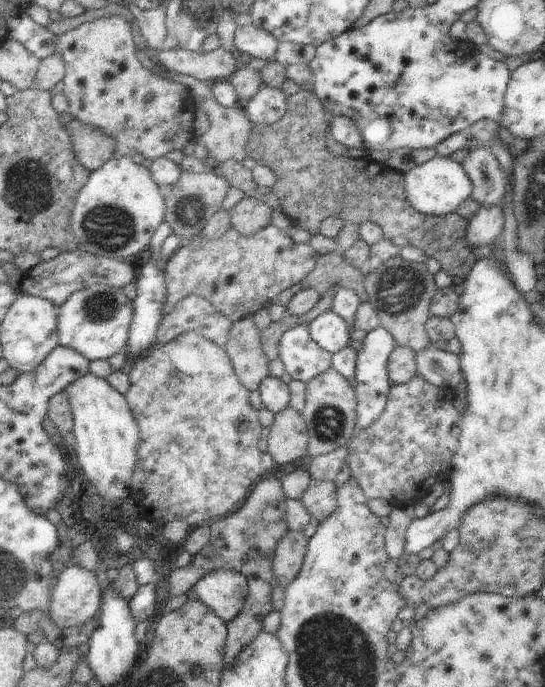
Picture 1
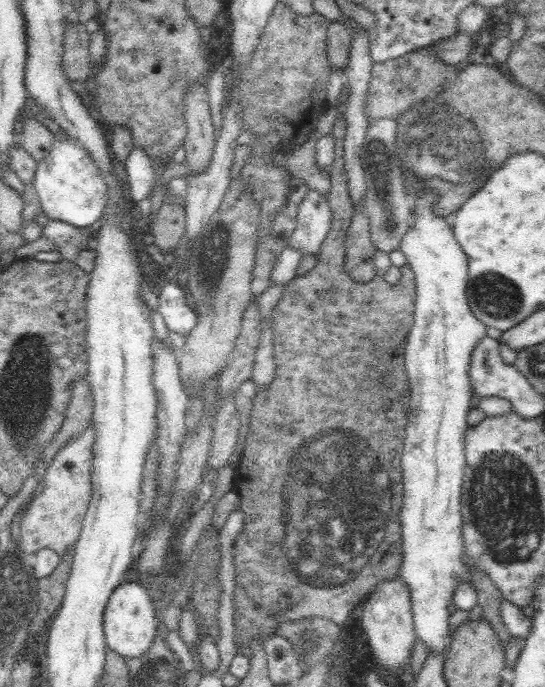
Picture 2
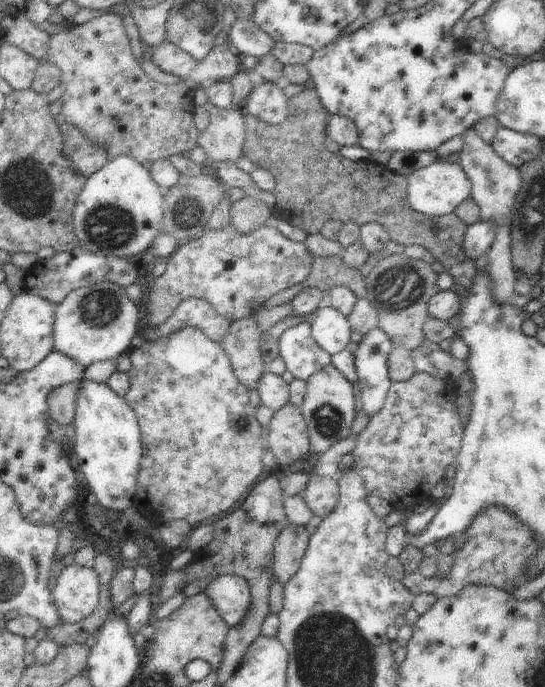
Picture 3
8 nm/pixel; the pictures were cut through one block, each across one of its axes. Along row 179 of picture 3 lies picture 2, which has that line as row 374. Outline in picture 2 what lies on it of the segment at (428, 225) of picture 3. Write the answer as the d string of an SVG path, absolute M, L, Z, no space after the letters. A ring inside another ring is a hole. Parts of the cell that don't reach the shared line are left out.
M339 109L332 130L336 144L335 157L330 167L332 189L327 197L332 214L331 228L320 248L314 270L304 273L300 277L294 277L285 285L278 305L273 310L273 345L278 368L274 370L274 384L270 383L266 389L258 386L257 394L253 400L250 432L245 440L245 448L239 462L235 465L233 489L239 493L241 498L244 524L233 545L233 563L236 573L235 591L233 592L233 605L235 606L233 624L236 627L234 642L236 645L241 644L249 648L252 640L260 640L265 643L270 636L275 635L280 622L292 620L288 616L288 612L294 612L294 606L304 605L308 608L310 616L325 617L343 627L347 624L352 609L360 604L360 600L369 598L374 588L378 586L378 582L399 576L400 565L402 565L400 513L403 505L403 469L401 468L401 455L406 422L408 422L407 414L403 410L402 399L406 395L404 391L408 391L409 384L409 377L404 369L403 354L415 316L416 285L412 267L408 263L400 268L402 278L398 284L394 285L386 282L384 276L378 275L368 282L358 282L352 279L348 271L344 269L346 266L345 241L354 210L344 165L343 142L346 127L345 113L343 109Z

